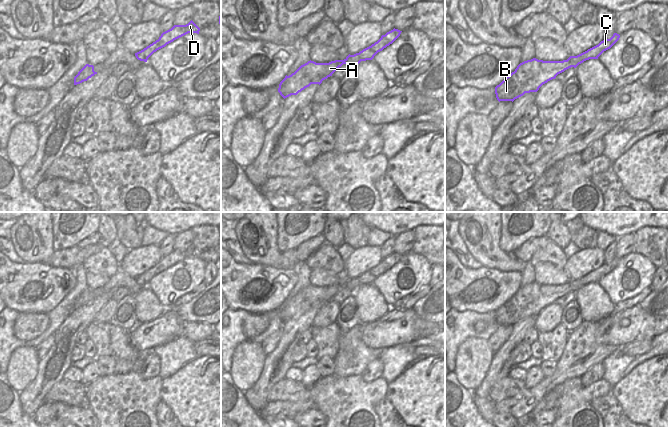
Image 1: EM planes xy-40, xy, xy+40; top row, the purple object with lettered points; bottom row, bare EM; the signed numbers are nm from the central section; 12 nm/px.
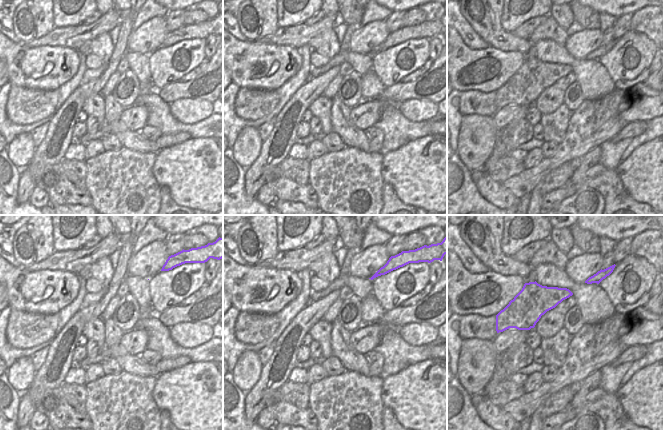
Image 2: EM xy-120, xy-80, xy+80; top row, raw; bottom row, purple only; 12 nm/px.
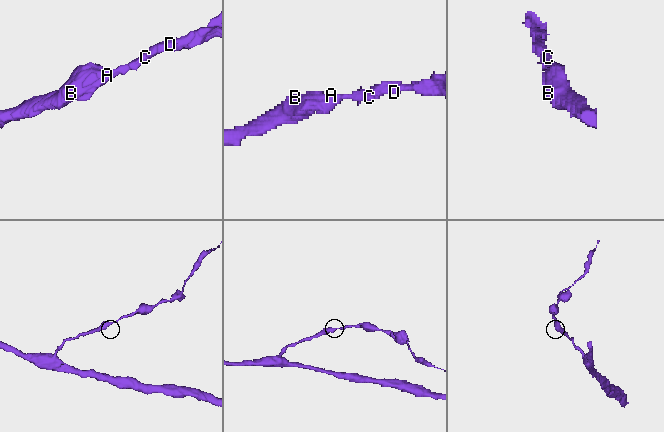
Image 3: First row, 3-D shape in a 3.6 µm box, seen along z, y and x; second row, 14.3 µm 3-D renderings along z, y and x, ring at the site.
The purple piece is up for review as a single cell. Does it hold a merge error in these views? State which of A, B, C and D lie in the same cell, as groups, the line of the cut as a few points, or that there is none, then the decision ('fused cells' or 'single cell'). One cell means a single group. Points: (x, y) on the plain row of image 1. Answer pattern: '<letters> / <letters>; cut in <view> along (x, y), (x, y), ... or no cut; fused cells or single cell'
A B C D; no cut; single cell

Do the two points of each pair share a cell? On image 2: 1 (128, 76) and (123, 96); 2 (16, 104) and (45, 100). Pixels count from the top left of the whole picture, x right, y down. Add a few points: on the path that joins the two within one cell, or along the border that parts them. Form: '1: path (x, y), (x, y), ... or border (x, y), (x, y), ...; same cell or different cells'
1: path (128, 81), (126, 91); same cell
2: path (23, 104), (38, 103); same cell

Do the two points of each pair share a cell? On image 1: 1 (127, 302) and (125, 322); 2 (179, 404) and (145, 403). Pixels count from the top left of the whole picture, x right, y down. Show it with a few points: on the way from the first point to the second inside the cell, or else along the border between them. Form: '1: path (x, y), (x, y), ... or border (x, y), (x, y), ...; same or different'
1: path (127, 307), (127, 317); same
2: border (162, 380), (161, 399); different

